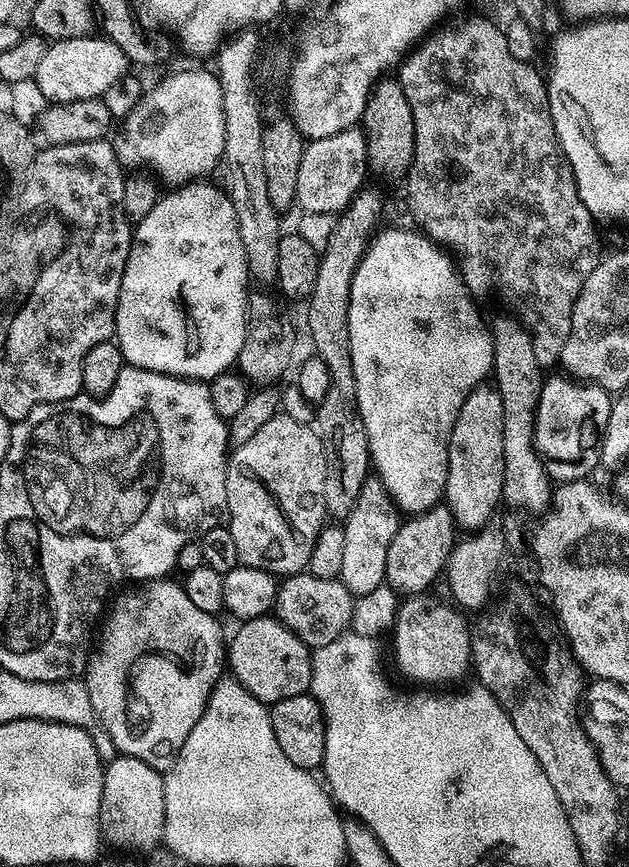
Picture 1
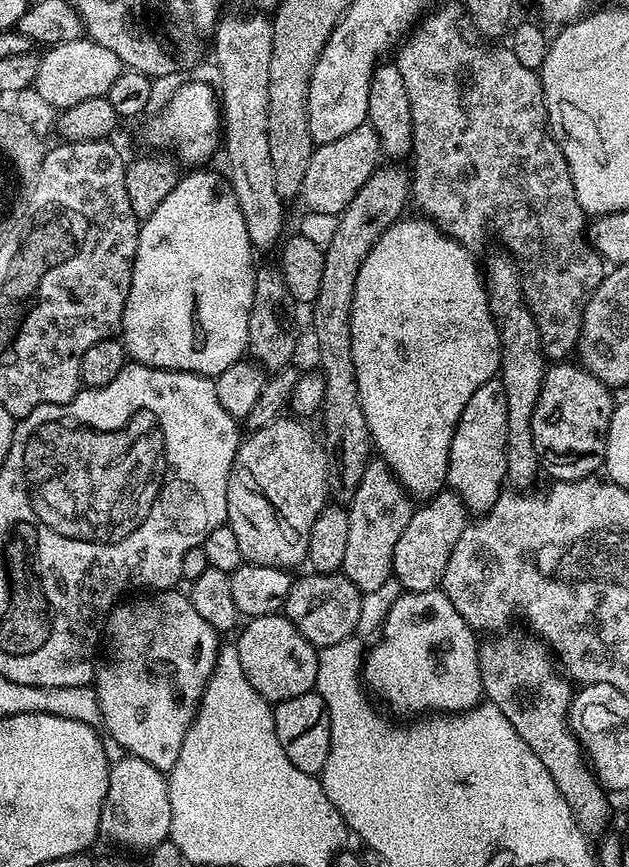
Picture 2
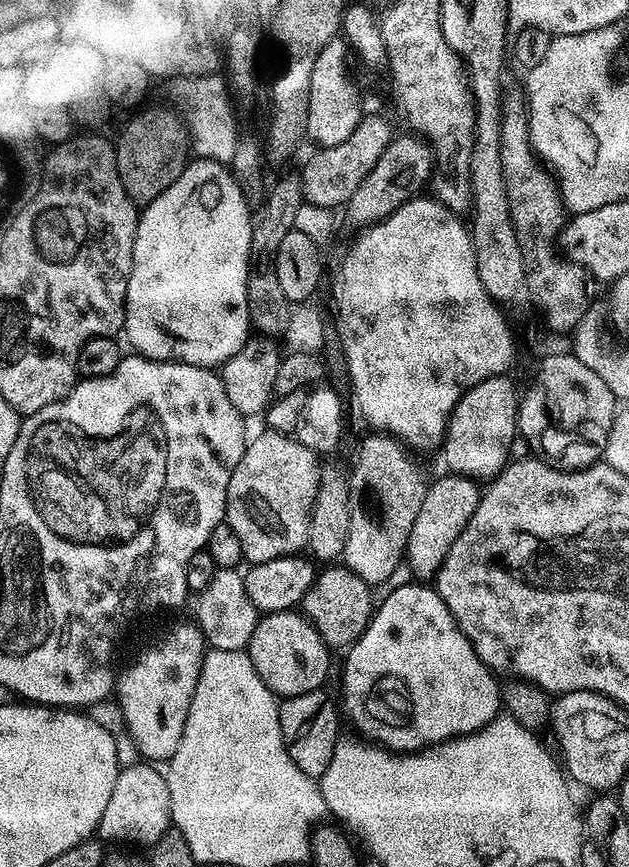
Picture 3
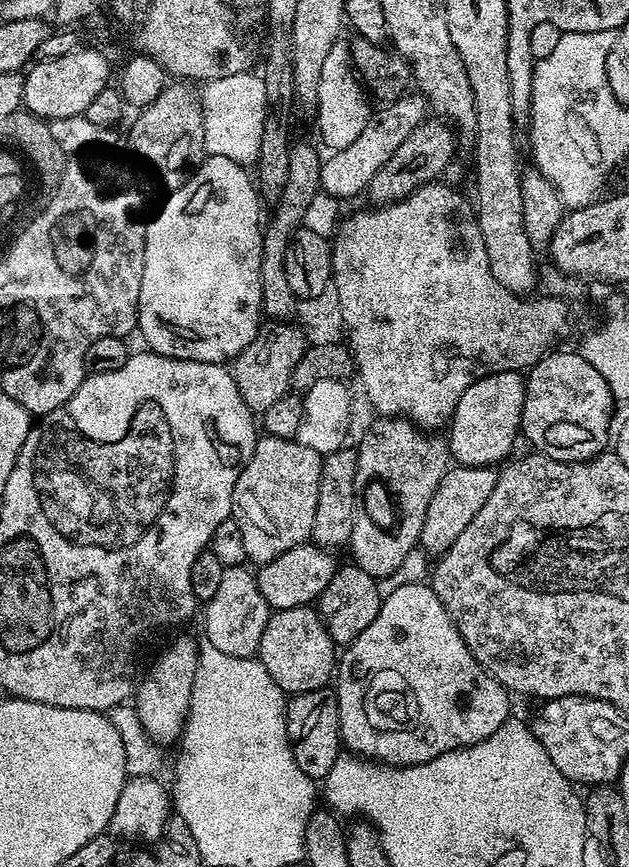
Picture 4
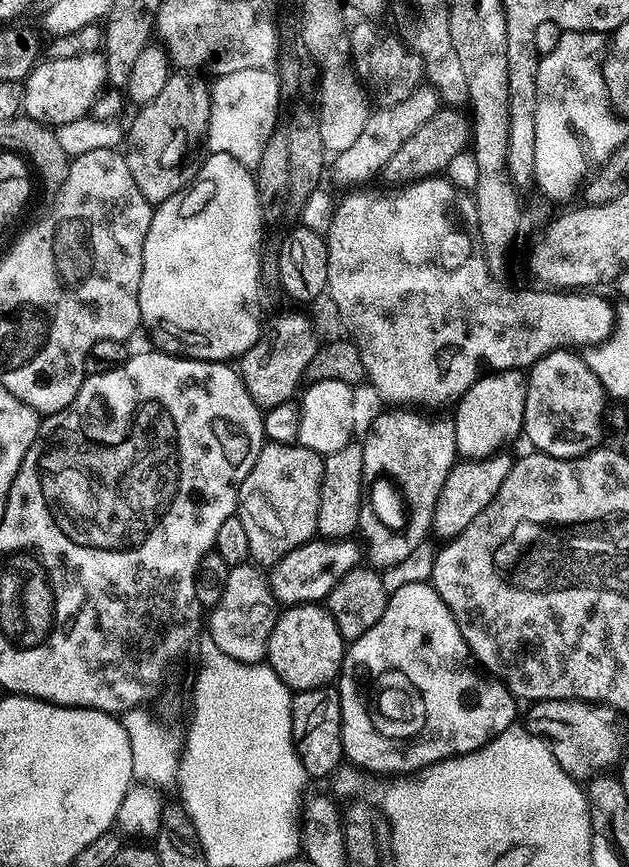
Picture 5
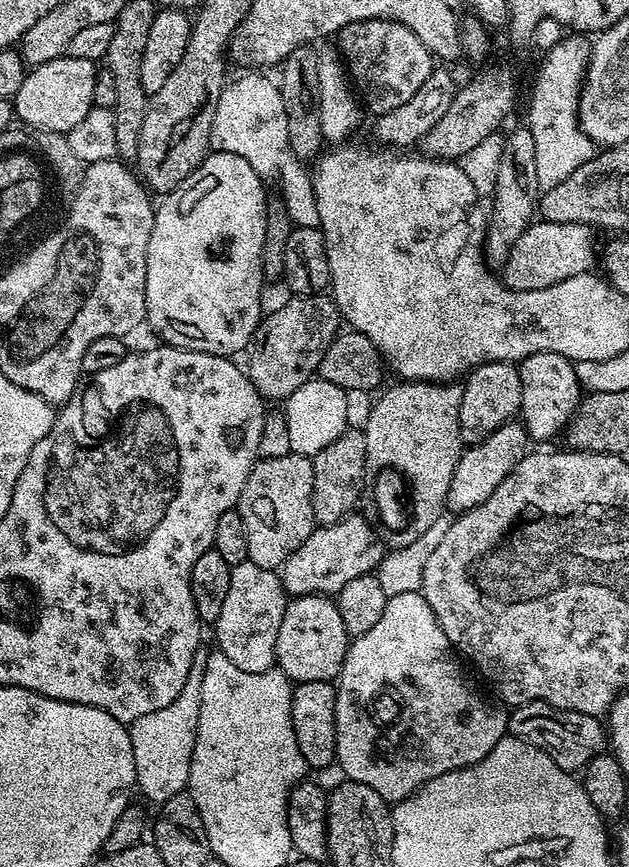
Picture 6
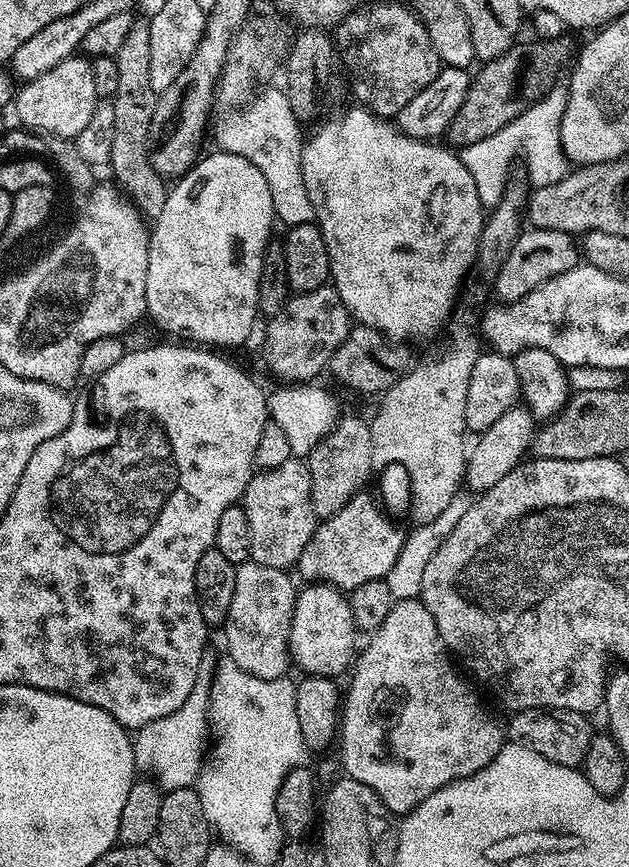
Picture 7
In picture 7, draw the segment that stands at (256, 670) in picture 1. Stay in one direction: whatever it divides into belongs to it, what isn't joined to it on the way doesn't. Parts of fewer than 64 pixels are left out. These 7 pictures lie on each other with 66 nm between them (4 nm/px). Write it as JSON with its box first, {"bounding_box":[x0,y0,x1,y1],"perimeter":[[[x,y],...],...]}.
{"bounding_box":[288,583,358,676],"perimeter":[[[309,583],[296,594],[296,605],[292,611],[292,621],[288,631],[288,654],[293,665],[301,668],[301,673],[309,676],[340,675],[349,671],[358,652],[356,636],[358,629],[354,616],[350,614],[347,595],[330,584]]]}

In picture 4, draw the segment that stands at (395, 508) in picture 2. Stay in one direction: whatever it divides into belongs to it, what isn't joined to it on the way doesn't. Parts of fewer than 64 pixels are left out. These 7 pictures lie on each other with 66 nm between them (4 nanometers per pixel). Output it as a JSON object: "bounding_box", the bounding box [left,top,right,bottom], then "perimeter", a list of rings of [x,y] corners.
{"bounding_box":[350,418,450,577],"perimeter":[[[380,418],[373,426],[372,433],[364,436],[356,448],[356,477],[354,486],[358,490],[364,490],[371,480],[381,480],[388,487],[388,492],[392,495],[392,500],[396,503],[396,508],[400,511],[400,521],[387,532],[384,528],[379,528],[372,521],[372,516],[368,512],[361,511],[354,522],[354,534],[350,541],[352,548],[351,559],[366,574],[374,577],[389,576],[402,566],[402,561],[406,559],[406,554],[417,551],[420,534],[422,532],[422,522],[426,522],[426,510],[430,506],[430,498],[434,498],[434,490],[438,482],[442,482],[444,473],[450,467],[450,453],[448,451],[448,441],[440,434],[425,434],[417,429],[410,420],[403,418]]]}

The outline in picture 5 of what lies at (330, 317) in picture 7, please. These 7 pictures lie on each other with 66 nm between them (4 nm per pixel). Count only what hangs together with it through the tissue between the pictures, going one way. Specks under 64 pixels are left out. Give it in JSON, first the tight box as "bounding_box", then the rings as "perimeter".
{"bounding_box":[238,312,320,410],"perimeter":[[[284,312],[269,324],[267,321],[260,329],[258,342],[254,342],[254,346],[250,346],[238,360],[238,371],[250,398],[254,398],[262,410],[289,403],[292,395],[297,395],[300,379],[303,381],[307,377],[310,362],[320,345],[311,318],[300,312]]]}

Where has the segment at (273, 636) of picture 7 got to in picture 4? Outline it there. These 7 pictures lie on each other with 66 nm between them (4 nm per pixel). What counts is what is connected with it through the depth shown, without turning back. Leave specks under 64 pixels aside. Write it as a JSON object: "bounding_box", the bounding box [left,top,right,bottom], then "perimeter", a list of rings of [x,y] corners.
{"bounding_box":[202,564,270,657],"perimeter":[[[239,564],[226,568],[214,594],[203,605],[202,616],[203,612],[203,639],[207,643],[225,654],[235,656],[255,657],[259,653],[262,630],[266,630],[270,609],[266,598],[262,598],[262,590],[258,590],[258,582],[251,567]]]}

